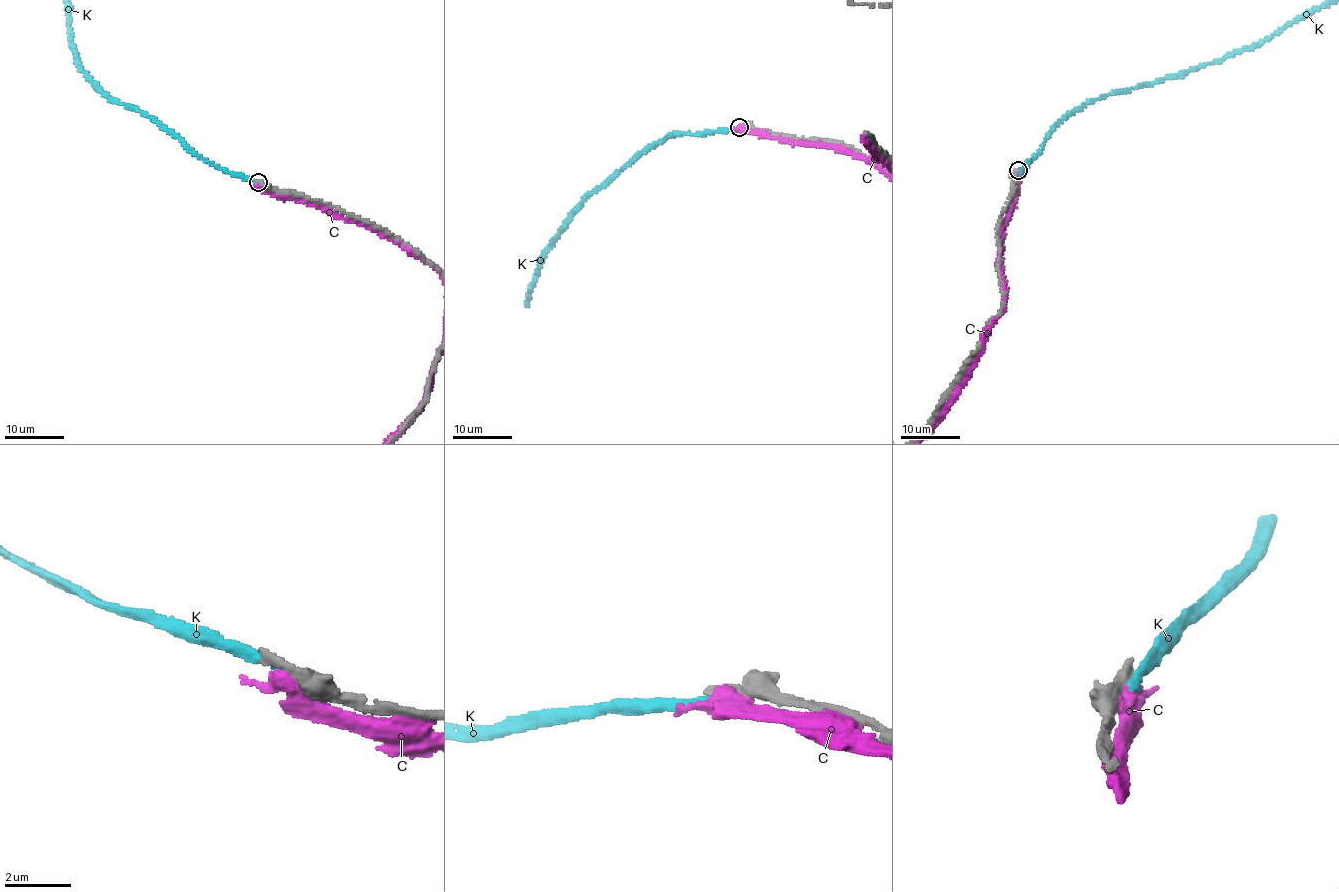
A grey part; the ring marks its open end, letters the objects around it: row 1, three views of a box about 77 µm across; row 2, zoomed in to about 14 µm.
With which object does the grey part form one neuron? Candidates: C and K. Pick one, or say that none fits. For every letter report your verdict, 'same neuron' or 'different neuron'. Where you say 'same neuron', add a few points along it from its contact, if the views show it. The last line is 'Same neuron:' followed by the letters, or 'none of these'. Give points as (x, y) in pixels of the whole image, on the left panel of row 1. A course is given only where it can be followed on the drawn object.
C: different neuron
K: different neuron
Same neuron: none of these

